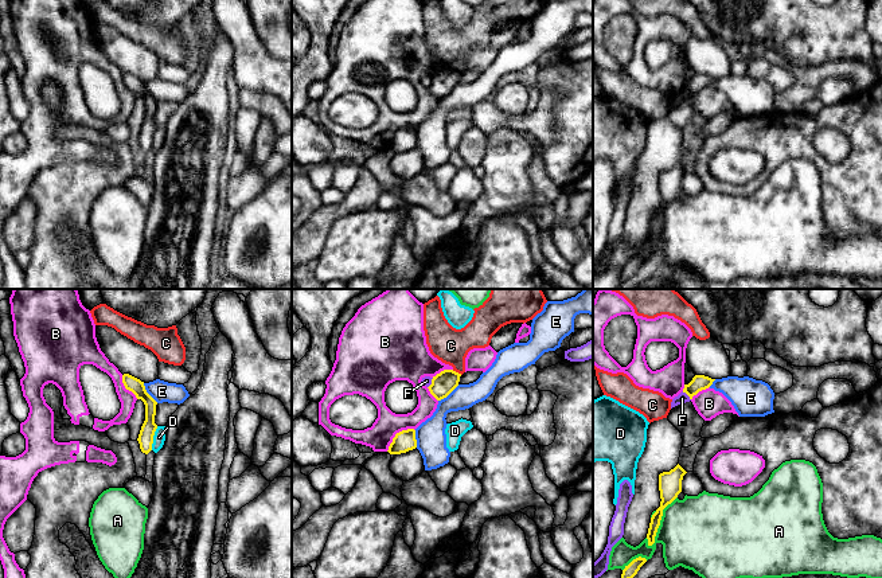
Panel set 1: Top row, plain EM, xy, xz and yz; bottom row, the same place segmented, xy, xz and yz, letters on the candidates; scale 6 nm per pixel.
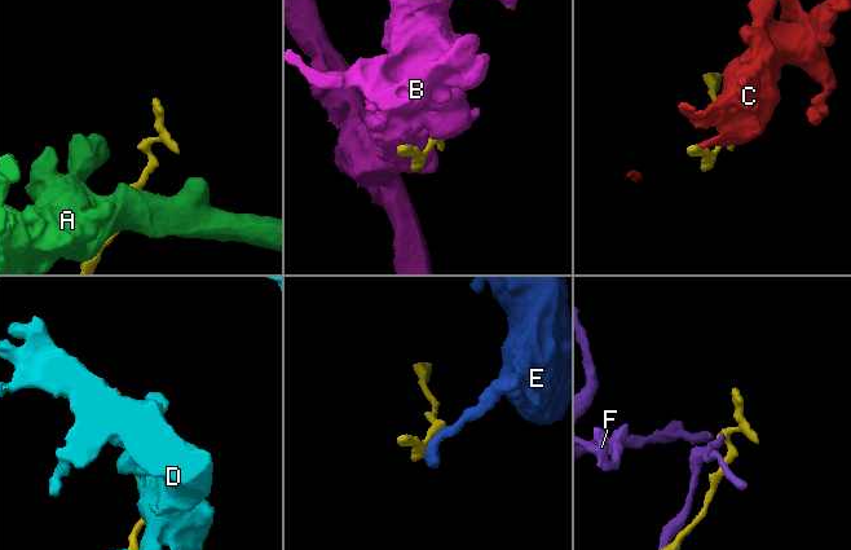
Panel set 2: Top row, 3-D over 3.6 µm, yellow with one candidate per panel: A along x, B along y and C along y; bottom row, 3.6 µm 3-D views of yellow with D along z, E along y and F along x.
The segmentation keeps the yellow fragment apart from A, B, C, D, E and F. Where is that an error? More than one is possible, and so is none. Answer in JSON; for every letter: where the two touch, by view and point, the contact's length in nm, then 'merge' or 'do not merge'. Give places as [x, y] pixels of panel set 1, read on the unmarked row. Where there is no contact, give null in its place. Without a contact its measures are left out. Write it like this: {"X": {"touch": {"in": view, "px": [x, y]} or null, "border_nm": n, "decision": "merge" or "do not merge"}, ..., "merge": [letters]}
{"A": {"touch": {"in": "yz", "px": [659, 221]}, "border_nm": 340, "decision": "do not merge"}, "B": {"touch": {"in": "xz", "px": [397, 132]}, "border_nm": 220, "decision": "do not merge"}, "C": {"touch": {"in": "xz", "px": [457, 71]}, "border_nm": 70, "decision": "do not merge"}, "D": {"touch": {"in": "xy", "px": [152, 137]}, "border_nm": 150, "decision": "do not merge"}, "E": {"touch": {"in": "xz", "px": [448, 93]}, "border_nm": 160, "decision": "do not merge"}, "F": {"touch": {"in": "yz", "px": [687, 93]}, "border_nm": 80, "decision": "do not merge"}, "merge": []}

